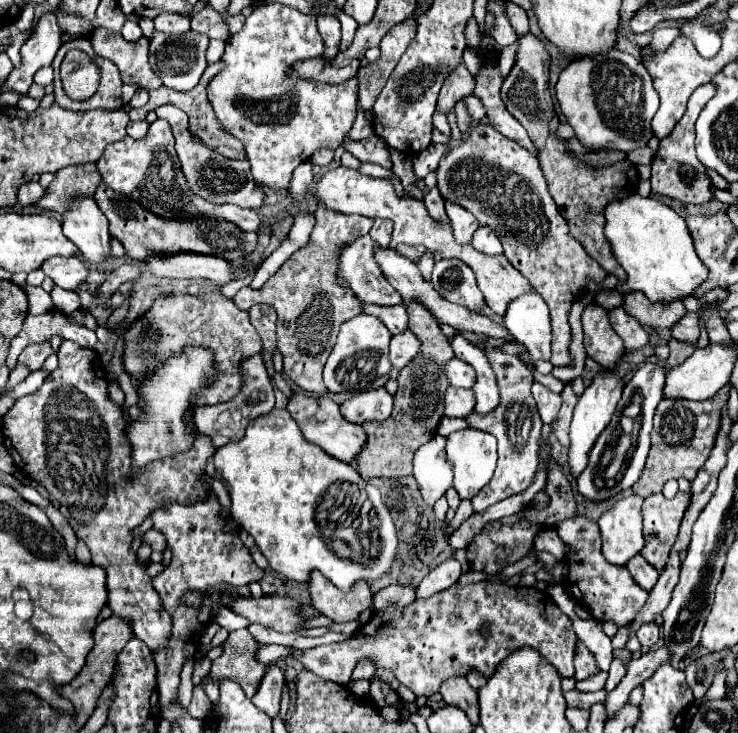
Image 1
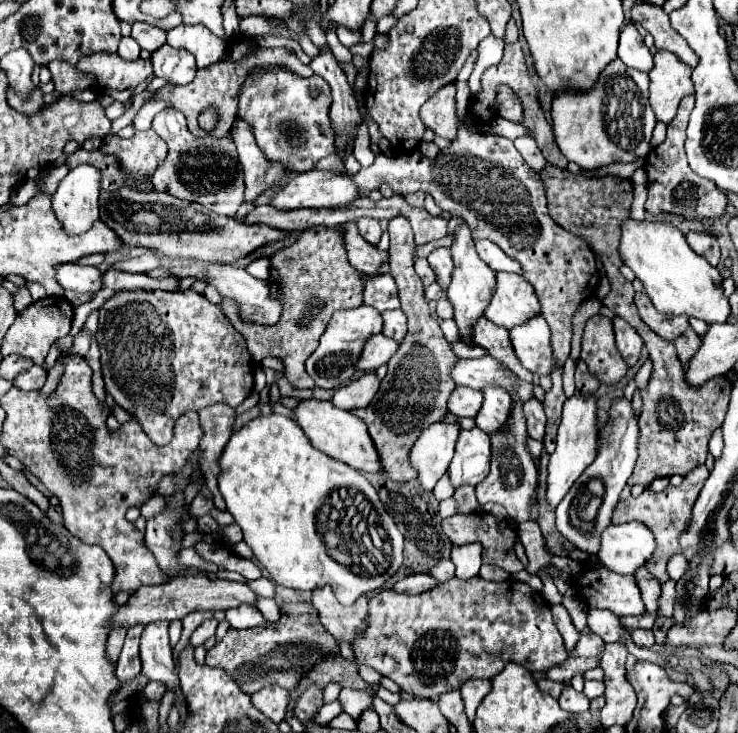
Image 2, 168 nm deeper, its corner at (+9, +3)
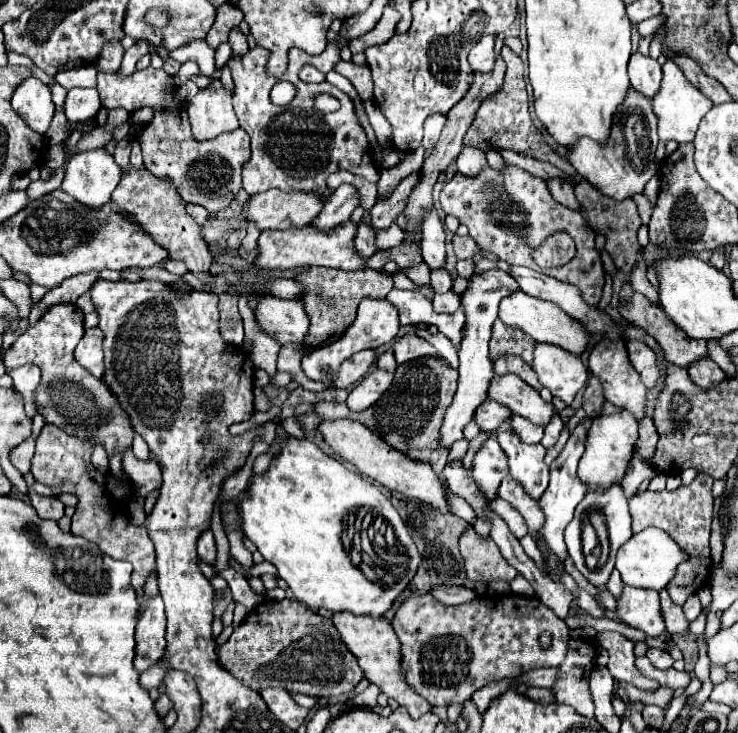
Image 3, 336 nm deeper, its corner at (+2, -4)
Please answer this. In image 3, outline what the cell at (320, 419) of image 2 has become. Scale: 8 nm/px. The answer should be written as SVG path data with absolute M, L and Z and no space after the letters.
M325 420L319 426L319 432L323 434L325 442L349 464L353 464L361 474L375 480L377 484L401 492L409 498L417 498L423 504L429 504L437 512L451 512L449 502L445 500L445 486L441 478L433 472L431 464L425 464L425 460L409 460L409 456L397 452L395 448L389 448L385 440L381 440L375 432L365 428L359 422L353 420Z

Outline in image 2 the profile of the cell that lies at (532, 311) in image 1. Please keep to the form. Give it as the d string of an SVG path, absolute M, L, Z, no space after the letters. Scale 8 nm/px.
M542 315L532 317L526 325L518 325L510 329L512 347L520 359L520 363L538 375L548 375L554 359L550 347L550 329Z

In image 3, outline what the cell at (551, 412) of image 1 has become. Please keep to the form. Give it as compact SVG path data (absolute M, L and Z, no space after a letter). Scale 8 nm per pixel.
M521 416L511 418L511 428L513 428L513 432L517 432L517 436L525 444L537 444L543 438L543 428L525 420L525 418L521 418Z

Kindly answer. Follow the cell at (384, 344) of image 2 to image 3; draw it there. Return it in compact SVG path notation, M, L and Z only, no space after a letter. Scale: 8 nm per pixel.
M361 350L353 354L345 364L341 364L341 370L337 372L337 380L333 380L333 388L349 388L355 382L359 382L373 366L375 352L373 350Z

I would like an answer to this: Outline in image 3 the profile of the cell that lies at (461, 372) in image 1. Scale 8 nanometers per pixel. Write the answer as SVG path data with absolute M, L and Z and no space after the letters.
M515 374L495 376L491 380L489 398L509 406L513 414L519 414L531 420L533 424L541 424L541 426L547 426L551 418L557 414L551 402L543 402L539 392L533 390L529 384L525 384Z

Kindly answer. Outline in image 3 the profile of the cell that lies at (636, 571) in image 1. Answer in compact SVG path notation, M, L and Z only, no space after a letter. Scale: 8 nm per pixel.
M661 590L659 594L661 594L661 610L663 610L665 624L667 624L667 632L669 634L687 634L689 632L689 620L685 618L683 608L673 604L667 590Z

